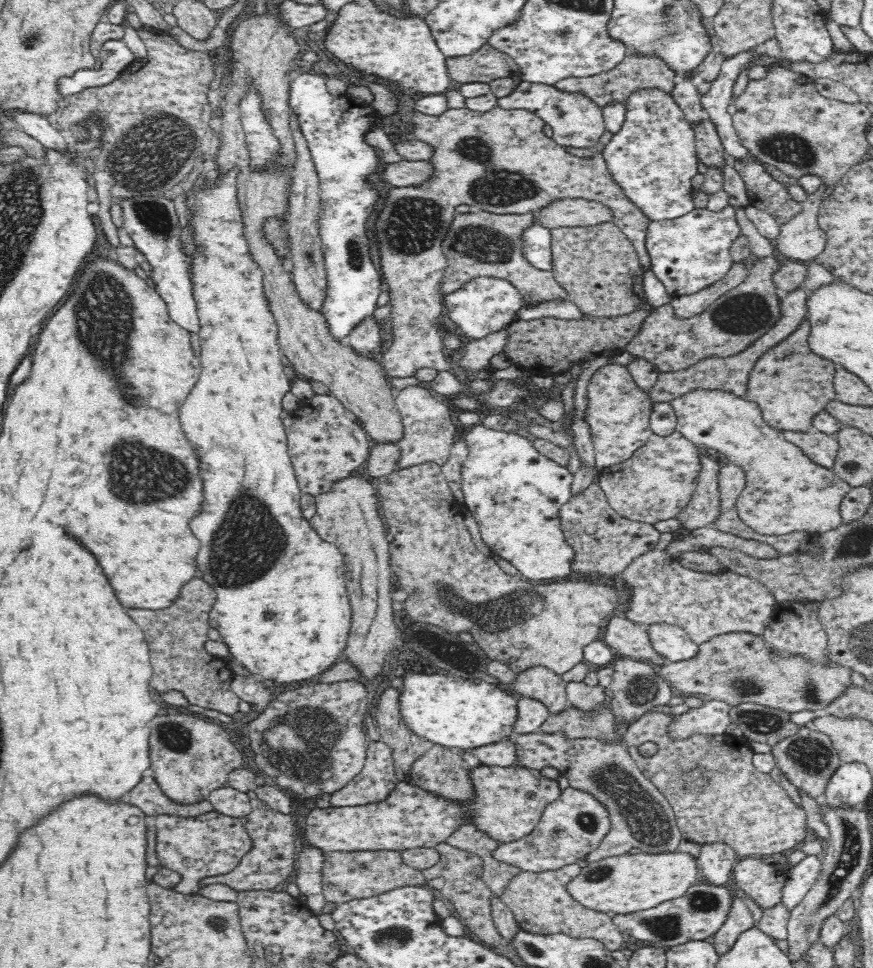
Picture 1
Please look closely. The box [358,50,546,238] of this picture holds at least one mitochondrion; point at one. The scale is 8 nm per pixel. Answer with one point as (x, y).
(497, 186)

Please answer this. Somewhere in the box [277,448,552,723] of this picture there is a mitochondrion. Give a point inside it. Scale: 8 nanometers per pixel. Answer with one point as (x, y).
(501, 617)

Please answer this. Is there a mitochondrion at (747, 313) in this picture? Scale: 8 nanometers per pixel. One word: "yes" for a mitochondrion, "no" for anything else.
yes

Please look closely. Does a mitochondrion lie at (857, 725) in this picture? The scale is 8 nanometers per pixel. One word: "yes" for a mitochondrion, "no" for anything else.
no

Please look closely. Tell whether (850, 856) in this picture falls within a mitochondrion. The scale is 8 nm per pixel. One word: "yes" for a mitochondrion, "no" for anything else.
yes

